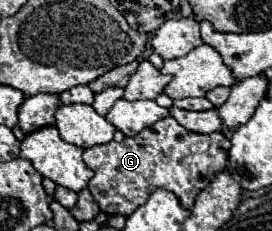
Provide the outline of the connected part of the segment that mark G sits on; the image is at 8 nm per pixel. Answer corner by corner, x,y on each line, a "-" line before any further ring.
165,117
157,121
157,125
143,129
137,137
125,137
123,141
109,141
103,145
95,145
83,151
83,161
87,163
89,169
93,169
93,177
89,179
87,189
91,191
93,199
101,207
103,213
107,215
131,215
137,207
141,207
149,195
155,189
167,189
175,193
183,209
191,209
195,203
195,197
201,189
205,189
213,177
227,167
227,153
229,153
229,139
223,133
209,133
209,135
199,135
191,133
185,127
181,127
173,117

